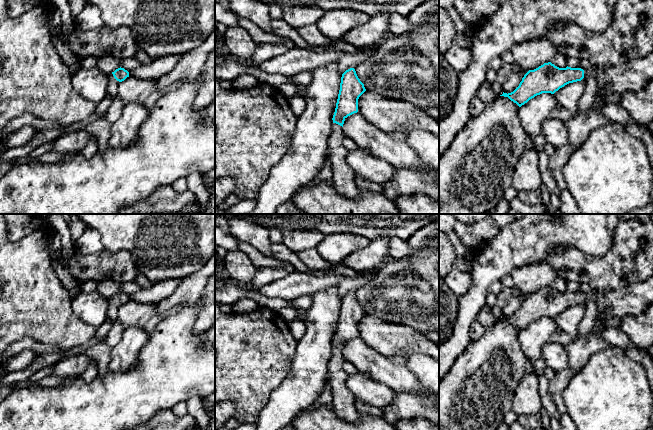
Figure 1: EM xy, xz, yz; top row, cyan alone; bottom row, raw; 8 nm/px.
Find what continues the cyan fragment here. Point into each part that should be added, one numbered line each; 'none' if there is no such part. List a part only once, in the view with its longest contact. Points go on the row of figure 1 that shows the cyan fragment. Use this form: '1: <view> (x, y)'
1: yz (633, 76)

